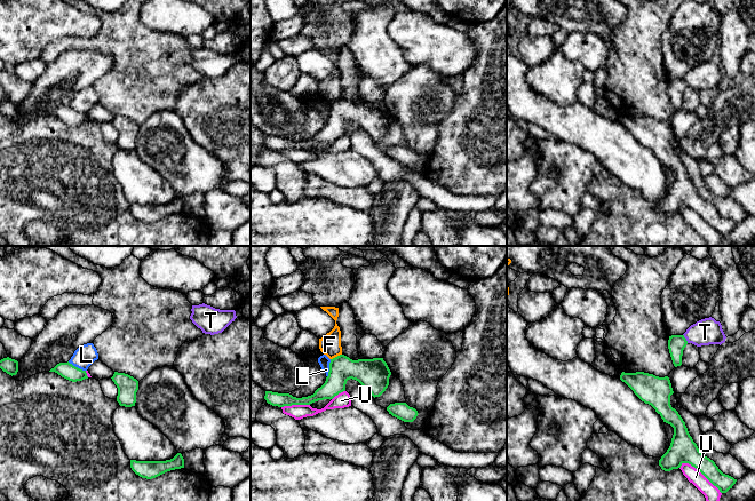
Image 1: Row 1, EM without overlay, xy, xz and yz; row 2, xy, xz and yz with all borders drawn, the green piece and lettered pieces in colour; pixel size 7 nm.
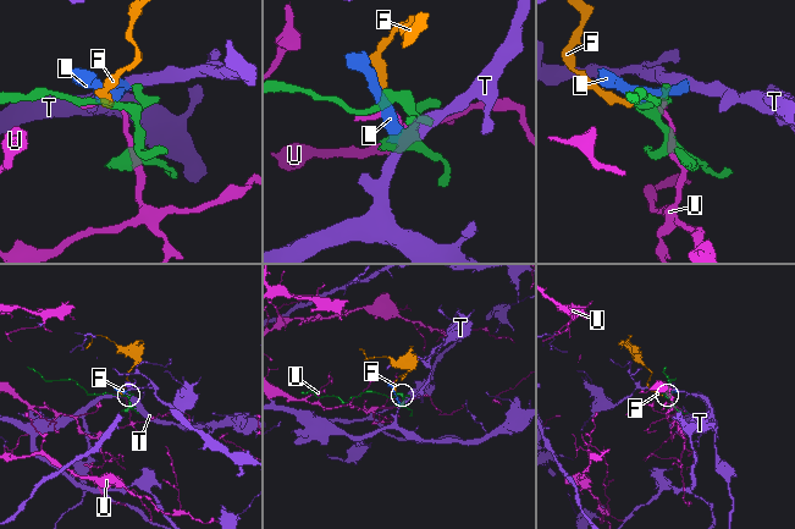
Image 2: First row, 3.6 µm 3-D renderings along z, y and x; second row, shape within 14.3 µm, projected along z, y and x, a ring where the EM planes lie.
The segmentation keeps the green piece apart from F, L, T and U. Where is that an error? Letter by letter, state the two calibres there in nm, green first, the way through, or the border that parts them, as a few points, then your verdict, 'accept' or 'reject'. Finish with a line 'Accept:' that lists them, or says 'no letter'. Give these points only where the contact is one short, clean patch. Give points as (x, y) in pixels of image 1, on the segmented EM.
F: 190/160 nm | along xz (341, 354), (331, 359) | reject
L: 110/150 nm | along xy (68, 362), (85, 371) | reject
T: 130/190 nm | along yz (683, 334), (688, 342) | reject
U: 190/110 nm | reject
Accept: no letter

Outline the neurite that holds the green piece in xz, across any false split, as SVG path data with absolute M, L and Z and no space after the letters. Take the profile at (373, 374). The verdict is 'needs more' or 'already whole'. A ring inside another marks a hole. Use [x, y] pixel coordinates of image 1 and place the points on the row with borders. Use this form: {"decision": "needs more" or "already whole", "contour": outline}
{"decision": "already whole", "contour": "M340 355L329 363L329 372L325 383L313 395L302 398L289 393L265 391L264 399L272 406L310 405L318 400L333 399L345 391L347 381L352 379L366 388L371 395L380 397L389 385L391 372L383 358L352 360Z"}

